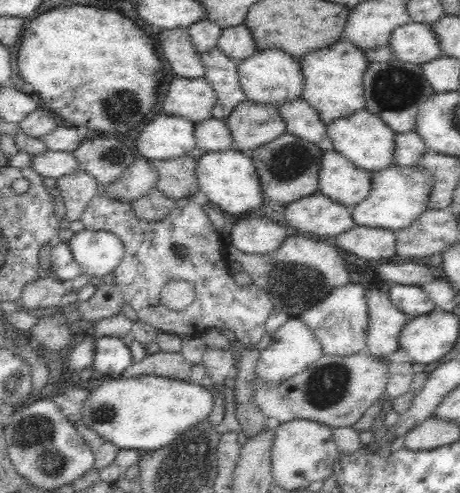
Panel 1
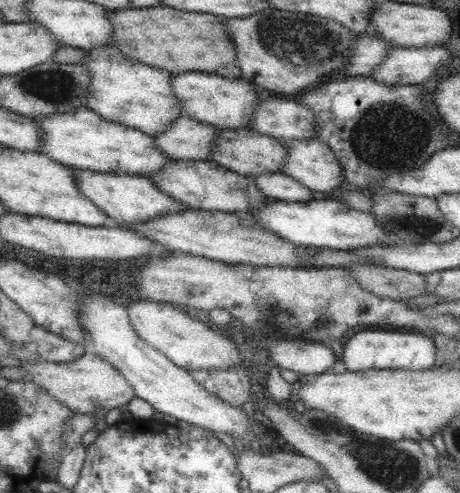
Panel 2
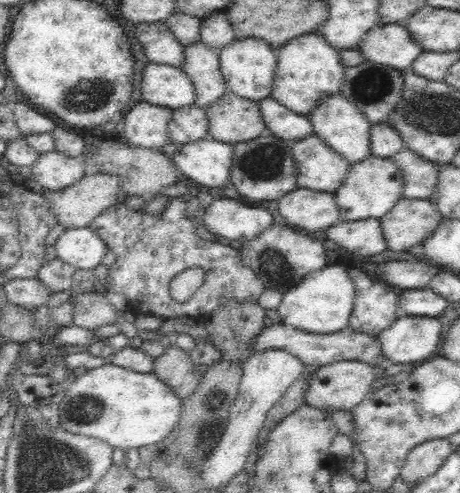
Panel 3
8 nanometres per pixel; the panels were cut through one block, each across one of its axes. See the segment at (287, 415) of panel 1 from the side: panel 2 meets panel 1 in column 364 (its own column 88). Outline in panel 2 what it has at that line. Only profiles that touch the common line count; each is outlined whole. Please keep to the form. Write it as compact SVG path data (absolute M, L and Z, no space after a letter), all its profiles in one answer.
M85 352L81 358L73 362L21 362L15 368L27 370L27 382L33 382L43 390L43 394L51 396L55 402L67 406L73 414L93 414L95 422L103 418L103 412L109 412L111 408L127 406L131 398L135 398L135 390L129 386L129 382L123 378L115 366L111 366L107 360L99 358L97 354Z

